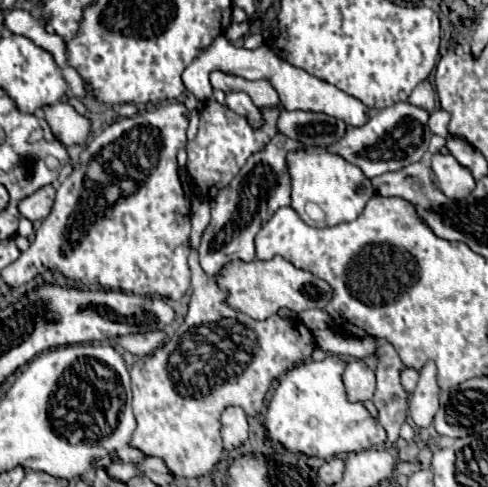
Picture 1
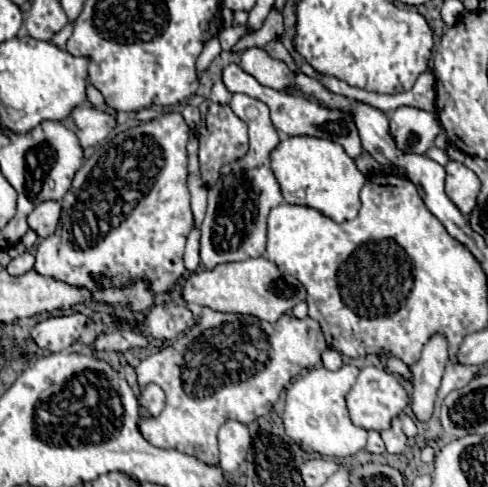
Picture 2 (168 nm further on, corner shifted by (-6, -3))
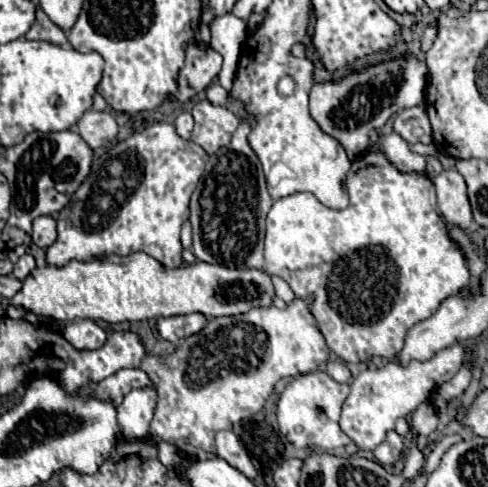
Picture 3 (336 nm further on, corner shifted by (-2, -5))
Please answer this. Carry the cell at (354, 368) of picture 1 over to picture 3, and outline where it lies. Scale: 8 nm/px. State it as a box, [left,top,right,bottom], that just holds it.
[340,342,466,450]

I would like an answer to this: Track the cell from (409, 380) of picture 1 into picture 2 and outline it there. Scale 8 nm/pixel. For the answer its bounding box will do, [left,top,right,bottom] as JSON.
[388,356,412,380]

